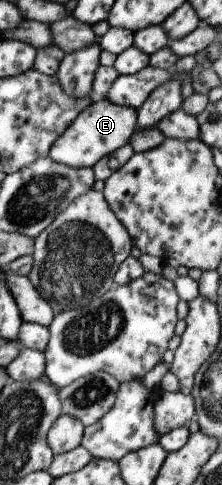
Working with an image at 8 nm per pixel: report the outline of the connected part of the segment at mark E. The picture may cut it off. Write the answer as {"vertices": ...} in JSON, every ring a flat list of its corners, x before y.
{"vertices":[[106,97,90,104,76,115,76,118,66,127,49,148,48,157,57,163,72,168,92,167,102,156,118,150,129,142,136,130,137,111,132,107,118,106]]}

